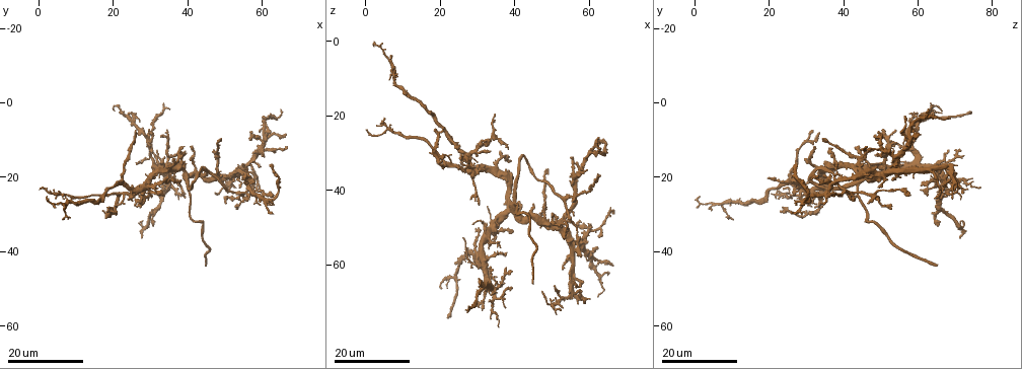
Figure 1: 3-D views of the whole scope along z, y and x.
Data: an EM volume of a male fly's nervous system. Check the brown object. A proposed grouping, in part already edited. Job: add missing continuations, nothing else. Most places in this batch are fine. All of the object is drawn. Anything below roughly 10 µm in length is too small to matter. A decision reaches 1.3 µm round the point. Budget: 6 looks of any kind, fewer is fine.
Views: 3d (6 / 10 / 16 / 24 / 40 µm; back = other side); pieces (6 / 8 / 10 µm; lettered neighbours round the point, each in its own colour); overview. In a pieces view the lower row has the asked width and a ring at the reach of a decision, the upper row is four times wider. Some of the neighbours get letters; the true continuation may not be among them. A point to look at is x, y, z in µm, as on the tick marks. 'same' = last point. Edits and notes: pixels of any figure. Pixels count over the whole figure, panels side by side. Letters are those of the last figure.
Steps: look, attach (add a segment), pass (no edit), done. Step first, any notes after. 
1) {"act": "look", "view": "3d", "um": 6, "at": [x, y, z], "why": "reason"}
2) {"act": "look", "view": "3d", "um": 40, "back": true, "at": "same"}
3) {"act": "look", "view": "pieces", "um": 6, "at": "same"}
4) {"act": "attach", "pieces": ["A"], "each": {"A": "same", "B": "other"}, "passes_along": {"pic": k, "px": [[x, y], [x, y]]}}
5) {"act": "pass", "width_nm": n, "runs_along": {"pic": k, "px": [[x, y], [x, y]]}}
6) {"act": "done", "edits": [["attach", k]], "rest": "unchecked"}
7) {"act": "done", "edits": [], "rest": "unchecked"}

{"act": "look", "view": "3d", "um": 16, "at": [54.5, 22.5, 49.5], "why": "free end"}

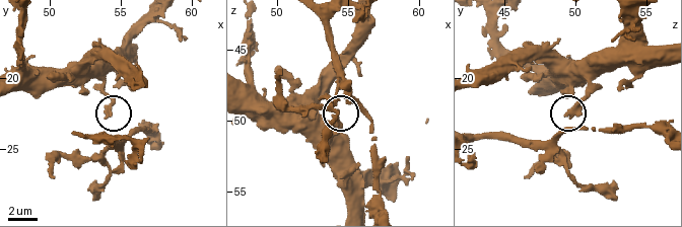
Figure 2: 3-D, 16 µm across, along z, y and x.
{"act": "look", "view": "pieces", "um": 6, "at": [54.2, 22.6, 49.4], "why": "see the neighbours"}

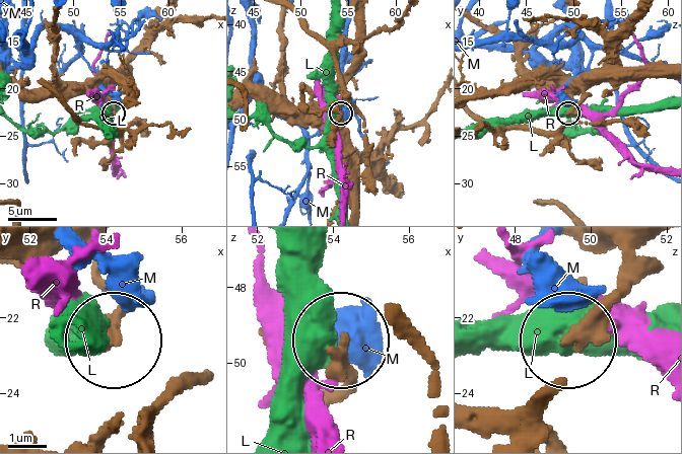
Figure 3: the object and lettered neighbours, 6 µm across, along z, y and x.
{"act": "pass", "each": {"L": "other", "M": "other", "R": "other"}, "runs_along": {"pic": 3, "px": [[593, 247], [612, 243], [621, 270], [566, 334]]}, "found": "none of them fits"}

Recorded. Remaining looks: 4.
{"act": "look", "view": "3d", "um": 24, "at": [56.0, 26.0, 64.0], "why": "branch stops here"}

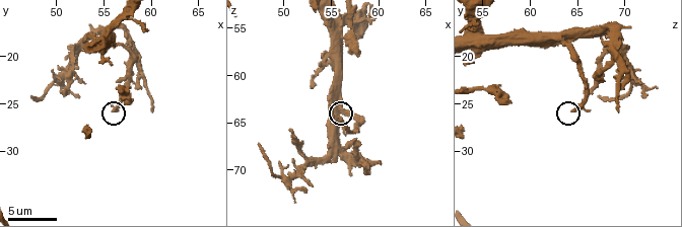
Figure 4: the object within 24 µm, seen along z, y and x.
{"act": "look", "view": "pieces", "um": 8, "at": [56.0, 26.0, 64.4]}

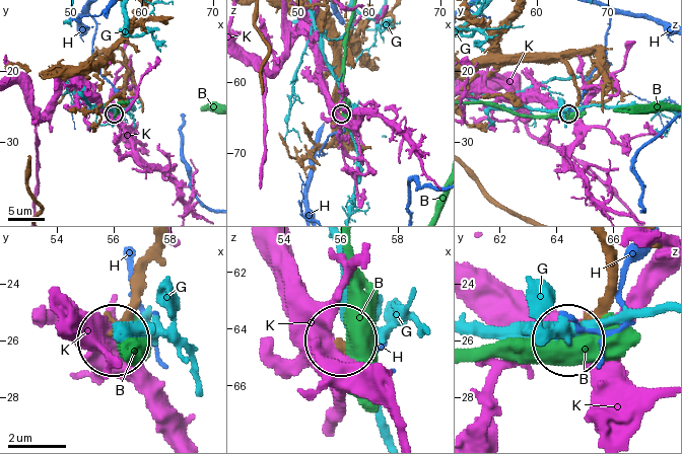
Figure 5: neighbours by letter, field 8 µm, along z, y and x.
{"act": "pass", "width_nm": 250, "each": {"B": "other", "G": "other", "H": "other", "K": "other"}, "found": "no lettered segment goes on from it"}

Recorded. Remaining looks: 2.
{"act": "look", "view": "3d", "um": 16, "at": [45.0, 43.5, 65.0], "why": "long arm stops here"}

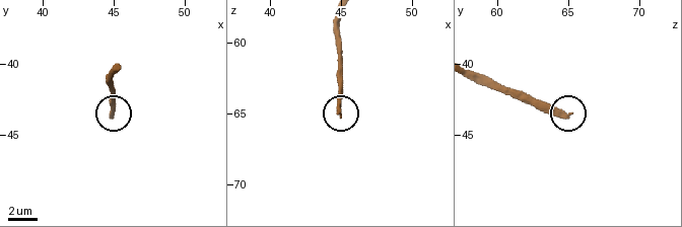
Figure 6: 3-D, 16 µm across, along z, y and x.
{"act": "look", "view": "pieces", "um": 6, "at": [44.8, 43.6, 65.0], "why": "see the neighbours"}

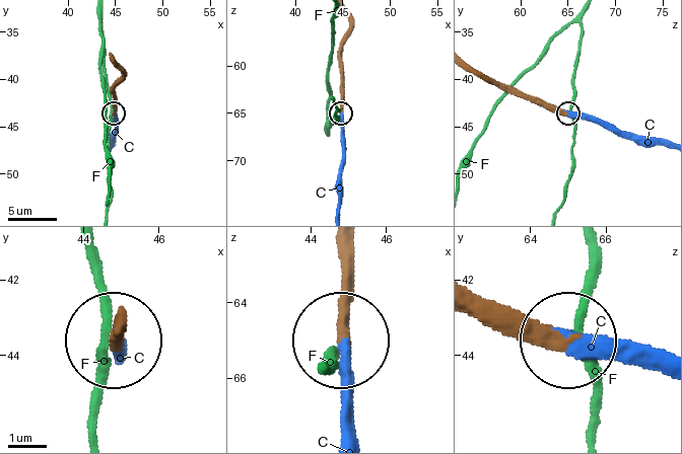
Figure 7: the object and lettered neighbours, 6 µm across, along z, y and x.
{"act": "attach", "pieces": ["C"], "each": {"C": "same", "F": "other"}, "passes_along": {"pic": 7, "px": [[477, 295], [567, 336], [622, 336], [661, 350]]}, "found": "it goes on there"}

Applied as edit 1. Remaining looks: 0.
{"act": "done", "edits": [["attach", 7]], "rest": "unchecked"}

